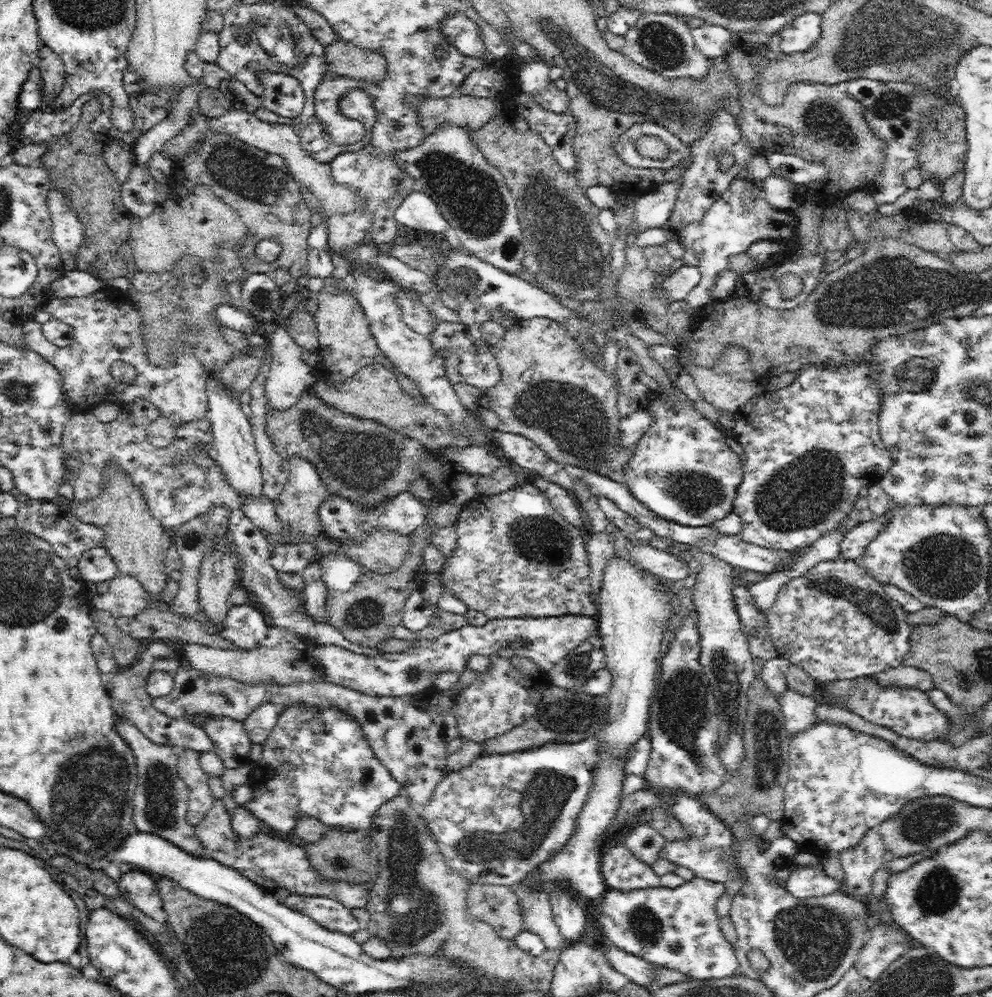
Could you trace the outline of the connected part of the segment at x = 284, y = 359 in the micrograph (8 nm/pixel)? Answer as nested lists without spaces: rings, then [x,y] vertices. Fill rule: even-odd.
[[[279,326],[267,338],[269,340],[270,353],[272,353],[272,364],[266,378],[264,389],[266,390],[266,399],[270,409],[284,411],[294,407],[298,399],[309,393],[309,389],[317,382],[318,376],[315,369],[311,369],[301,356],[303,349],[294,343],[290,333],[286,331],[285,326]]]

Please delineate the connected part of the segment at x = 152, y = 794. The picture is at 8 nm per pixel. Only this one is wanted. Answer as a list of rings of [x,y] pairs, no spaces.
[[[120,710],[115,716],[114,731],[118,731],[122,739],[130,745],[136,759],[137,787],[133,796],[133,823],[139,832],[156,834],[186,853],[200,857],[203,854],[202,843],[195,834],[194,826],[188,824],[186,818],[189,786],[179,777],[177,771],[178,749],[152,742],[129,718],[123,716]]]

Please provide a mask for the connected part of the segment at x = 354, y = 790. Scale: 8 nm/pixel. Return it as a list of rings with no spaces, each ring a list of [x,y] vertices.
[[[305,704],[286,706],[278,714],[272,734],[261,745],[263,757],[251,763],[253,769],[248,778],[248,784],[253,788],[253,797],[243,806],[274,831],[294,834],[301,816],[312,816],[328,827],[335,826],[345,832],[370,830],[378,808],[398,796],[402,789],[380,759],[376,758],[360,723],[333,706],[326,710]]]

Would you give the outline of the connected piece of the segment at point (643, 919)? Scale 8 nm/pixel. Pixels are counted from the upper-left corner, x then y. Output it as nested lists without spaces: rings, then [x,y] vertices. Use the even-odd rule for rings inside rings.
[[[694,877],[690,882],[685,882],[678,888],[646,888],[645,890],[634,890],[621,892],[620,890],[608,889],[604,900],[602,900],[602,928],[606,936],[620,949],[629,954],[640,956],[658,967],[678,970],[693,979],[722,979],[733,976],[739,972],[739,961],[734,952],[734,947],[720,930],[718,916],[716,915],[716,902],[725,894],[725,884],[716,883]]]

